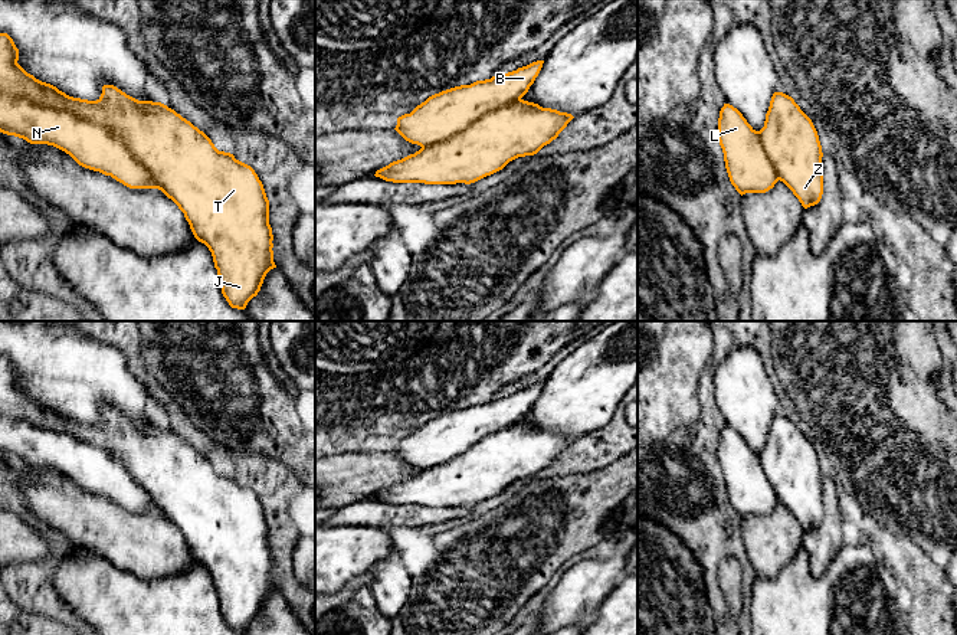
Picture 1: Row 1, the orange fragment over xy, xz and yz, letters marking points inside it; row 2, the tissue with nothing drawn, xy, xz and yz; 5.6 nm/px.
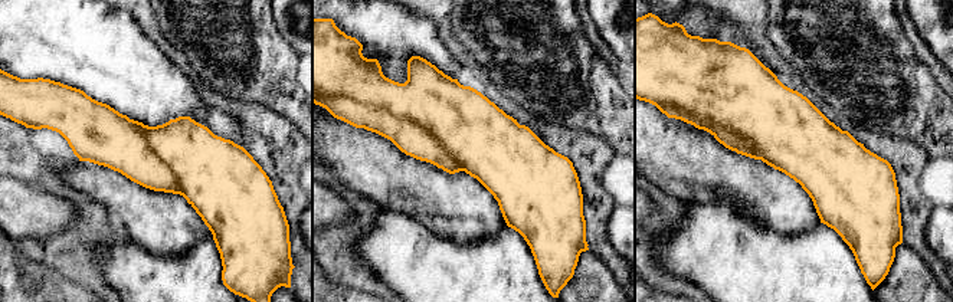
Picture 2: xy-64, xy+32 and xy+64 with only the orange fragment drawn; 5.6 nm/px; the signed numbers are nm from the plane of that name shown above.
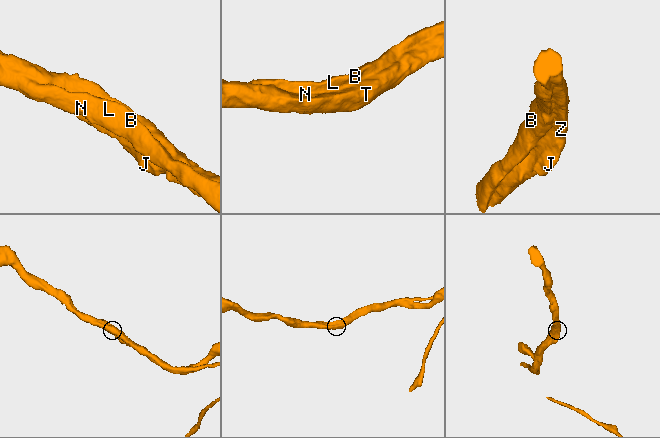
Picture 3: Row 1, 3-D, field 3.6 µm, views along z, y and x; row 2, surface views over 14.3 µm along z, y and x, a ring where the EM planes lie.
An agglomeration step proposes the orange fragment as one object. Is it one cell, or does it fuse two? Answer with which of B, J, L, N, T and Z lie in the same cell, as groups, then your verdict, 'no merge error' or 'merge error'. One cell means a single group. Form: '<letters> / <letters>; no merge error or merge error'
B J L N T Z; no merge error

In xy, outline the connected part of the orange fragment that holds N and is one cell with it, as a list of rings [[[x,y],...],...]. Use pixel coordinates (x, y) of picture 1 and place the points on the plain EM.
[[[0,356],[0,455],[30,467],[53,468],[79,488],[111,498],[130,511],[158,511],[184,536],[194,560],[212,575],[222,616],[232,631],[245,632],[258,618],[273,585],[273,557],[269,547],[269,523],[255,492],[219,474],[212,462],[161,425],[138,423],[114,407],[104,407],[96,423],[73,420],[56,409],[36,402],[19,386],[19,371],[7,356]]]

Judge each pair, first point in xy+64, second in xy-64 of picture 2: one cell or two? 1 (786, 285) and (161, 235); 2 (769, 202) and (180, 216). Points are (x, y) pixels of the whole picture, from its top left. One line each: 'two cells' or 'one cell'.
1: two cells
2: one cell

